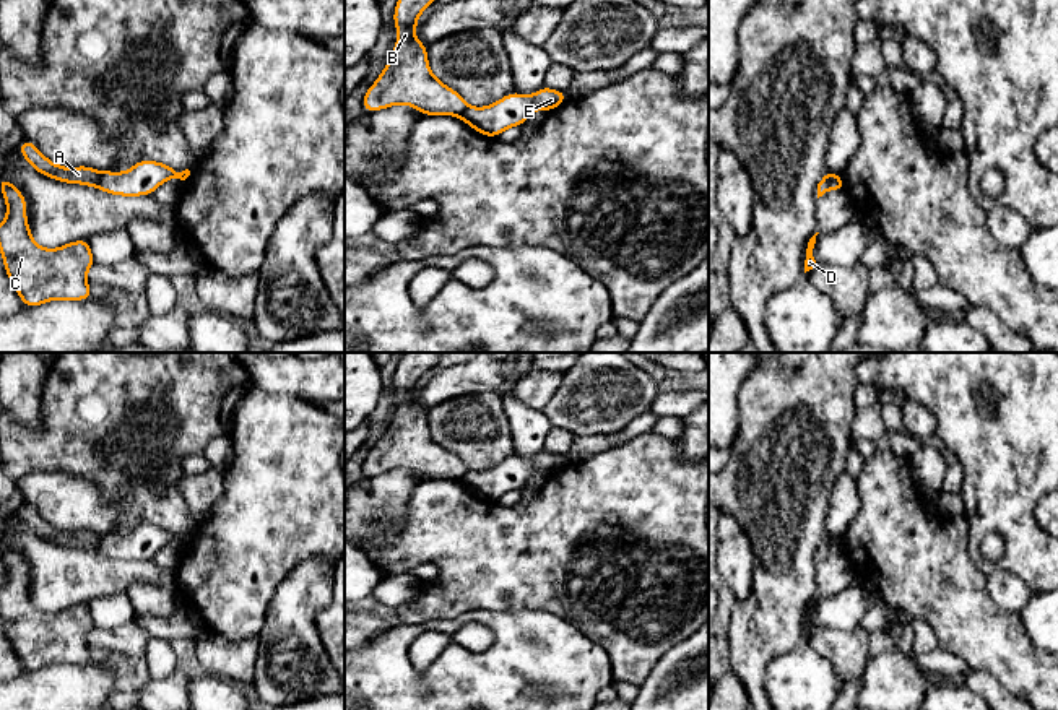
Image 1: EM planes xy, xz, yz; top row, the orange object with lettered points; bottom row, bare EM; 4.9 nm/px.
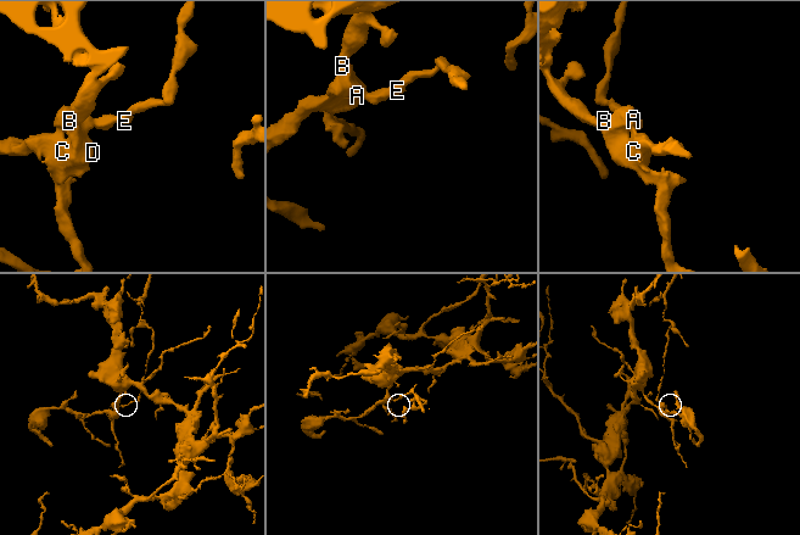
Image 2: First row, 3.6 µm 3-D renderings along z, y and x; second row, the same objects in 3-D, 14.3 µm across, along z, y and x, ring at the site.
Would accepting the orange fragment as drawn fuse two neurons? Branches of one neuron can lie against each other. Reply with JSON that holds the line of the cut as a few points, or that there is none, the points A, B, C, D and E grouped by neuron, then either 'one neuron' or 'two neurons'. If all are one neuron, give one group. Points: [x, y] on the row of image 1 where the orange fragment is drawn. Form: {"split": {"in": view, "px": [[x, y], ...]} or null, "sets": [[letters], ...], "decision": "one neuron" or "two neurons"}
{"split": {"in": "xy", "px": [[103, 173], [98, 187]]}, "sets": [["A", "B", "C", "D"], ["E"]], "decision": "two neurons"}

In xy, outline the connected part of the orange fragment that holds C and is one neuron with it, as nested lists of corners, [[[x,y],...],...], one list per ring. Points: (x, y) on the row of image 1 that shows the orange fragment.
[[[3,175],[0,190],[7,201],[7,218],[0,224],[0,253],[23,305],[91,299],[86,273],[96,262],[89,240],[75,240],[52,250],[37,245],[26,219],[26,197]]]

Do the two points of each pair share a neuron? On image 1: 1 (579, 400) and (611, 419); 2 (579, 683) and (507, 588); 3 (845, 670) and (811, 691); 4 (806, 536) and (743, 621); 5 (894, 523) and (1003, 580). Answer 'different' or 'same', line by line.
1: same
2: different
3: different
4: same
5: different

